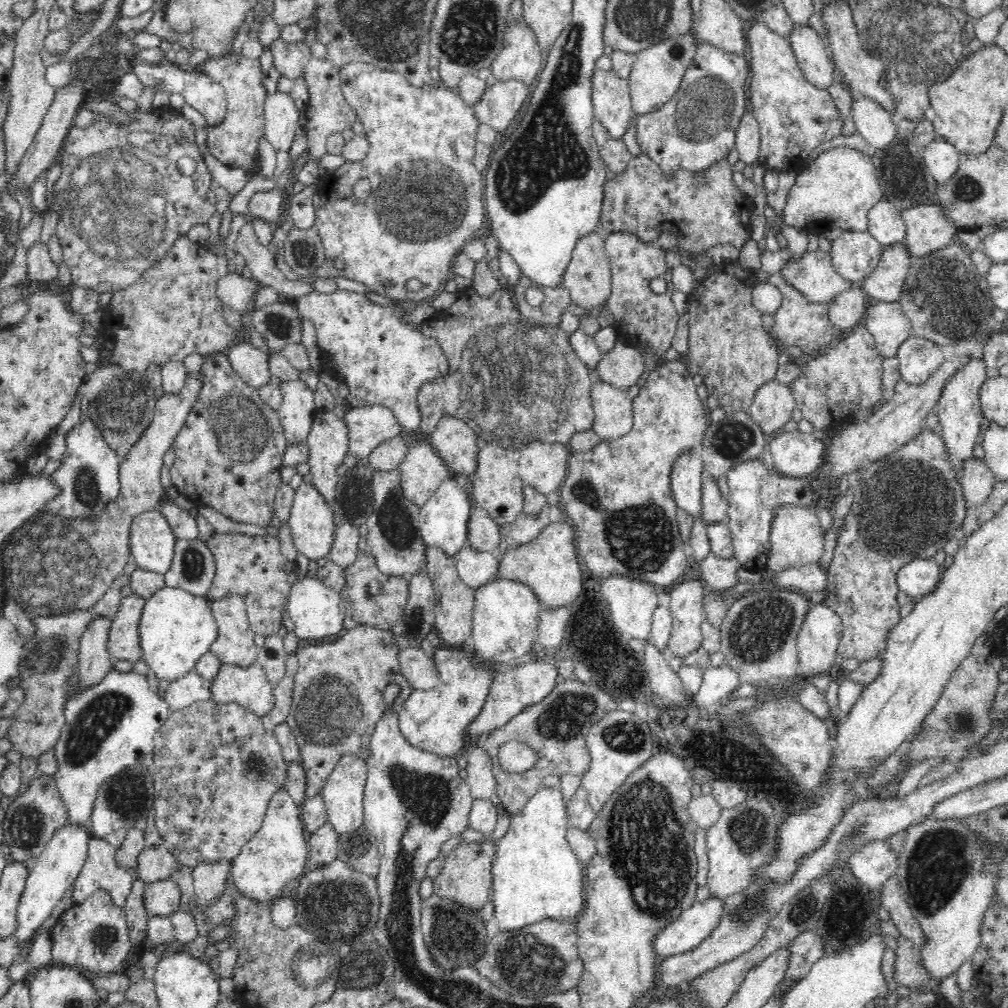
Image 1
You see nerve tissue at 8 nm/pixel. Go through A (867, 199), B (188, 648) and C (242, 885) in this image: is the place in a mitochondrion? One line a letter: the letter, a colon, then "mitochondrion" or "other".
A: other
B: other
C: other

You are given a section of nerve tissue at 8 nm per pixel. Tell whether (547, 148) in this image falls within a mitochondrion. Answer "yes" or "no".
yes

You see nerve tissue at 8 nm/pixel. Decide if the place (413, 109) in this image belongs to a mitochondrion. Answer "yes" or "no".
no

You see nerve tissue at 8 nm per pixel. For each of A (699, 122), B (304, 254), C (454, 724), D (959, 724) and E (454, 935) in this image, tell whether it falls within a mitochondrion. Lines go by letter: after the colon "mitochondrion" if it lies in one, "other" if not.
A: mitochondrion
B: mitochondrion
C: other
D: mitochondrion
E: mitochondrion

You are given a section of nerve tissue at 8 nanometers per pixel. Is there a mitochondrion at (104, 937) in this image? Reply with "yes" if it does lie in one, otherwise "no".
yes

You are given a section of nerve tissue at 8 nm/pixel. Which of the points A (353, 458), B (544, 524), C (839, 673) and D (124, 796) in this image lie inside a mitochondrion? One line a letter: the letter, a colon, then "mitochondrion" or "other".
A: other
B: other
C: other
D: mitochondrion

